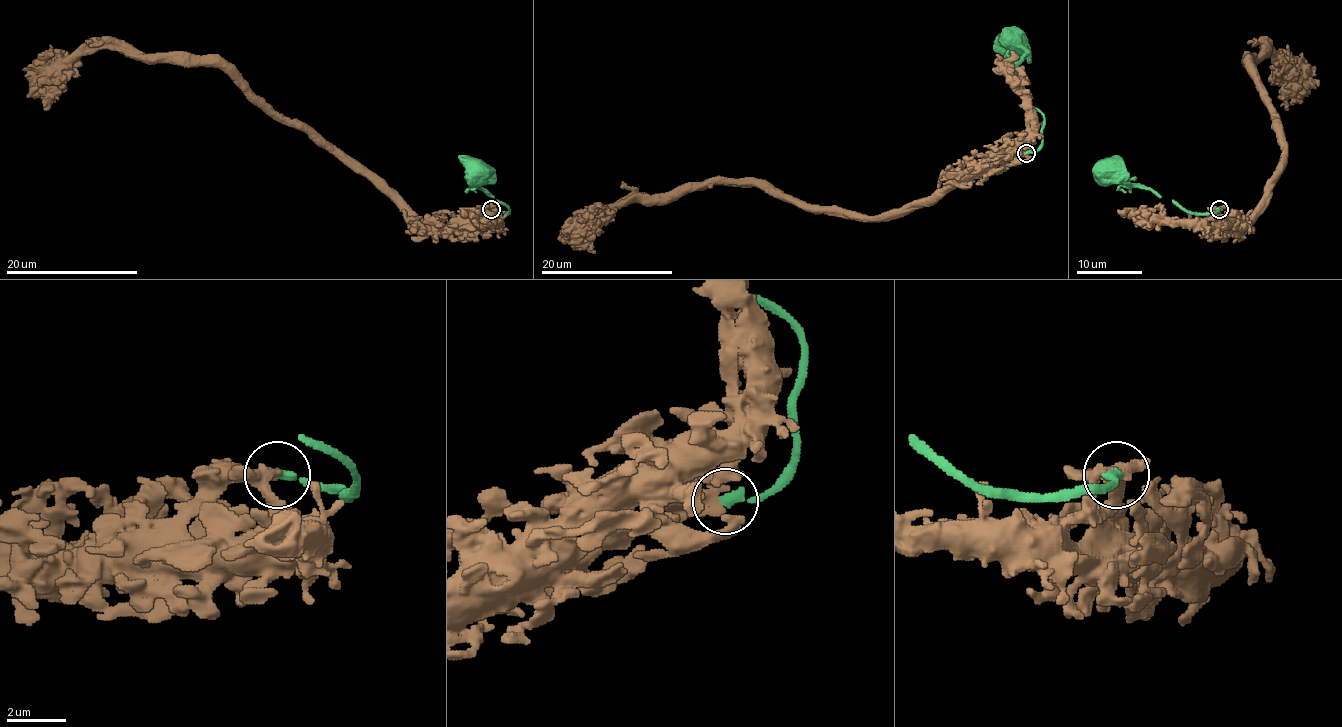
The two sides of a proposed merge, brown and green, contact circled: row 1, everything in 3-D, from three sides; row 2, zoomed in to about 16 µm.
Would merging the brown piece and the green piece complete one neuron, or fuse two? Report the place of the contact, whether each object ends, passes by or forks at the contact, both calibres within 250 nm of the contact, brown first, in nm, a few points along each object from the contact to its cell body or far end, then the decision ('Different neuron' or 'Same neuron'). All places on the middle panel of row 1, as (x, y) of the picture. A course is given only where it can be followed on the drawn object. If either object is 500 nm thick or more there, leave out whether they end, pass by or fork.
Place: (1026, 153). At the ring brown passes by. At the ring green ends. Thickness 320 nm (brown) against 320 nm. Course of brown: (1026, 153), (980, 165), (882, 214), (810, 211), (754, 184), (721, 184), (630, 196), (580, 214), (562, 232). Course of green: (1026, 153), (1042, 140), (1044, 118), (1014, 77), (1024, 49), (1011, 36). Different neuron

